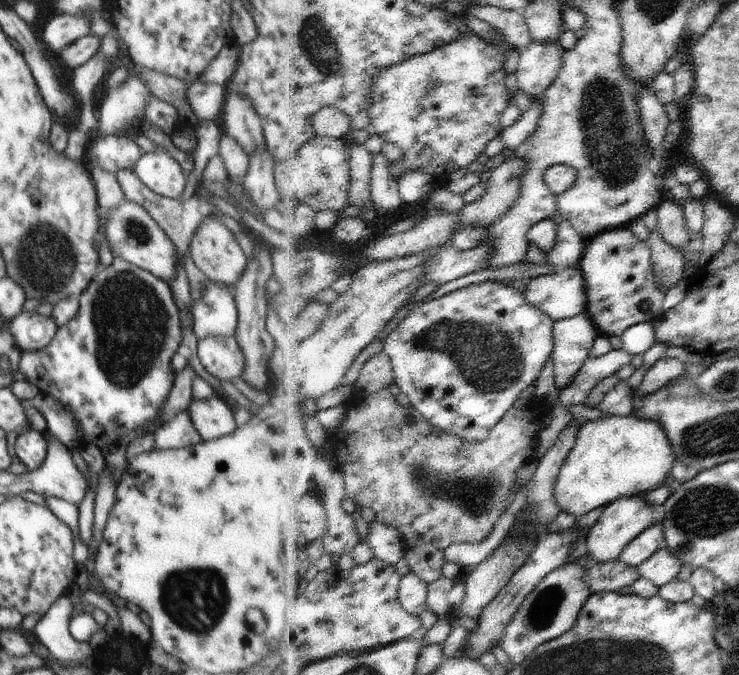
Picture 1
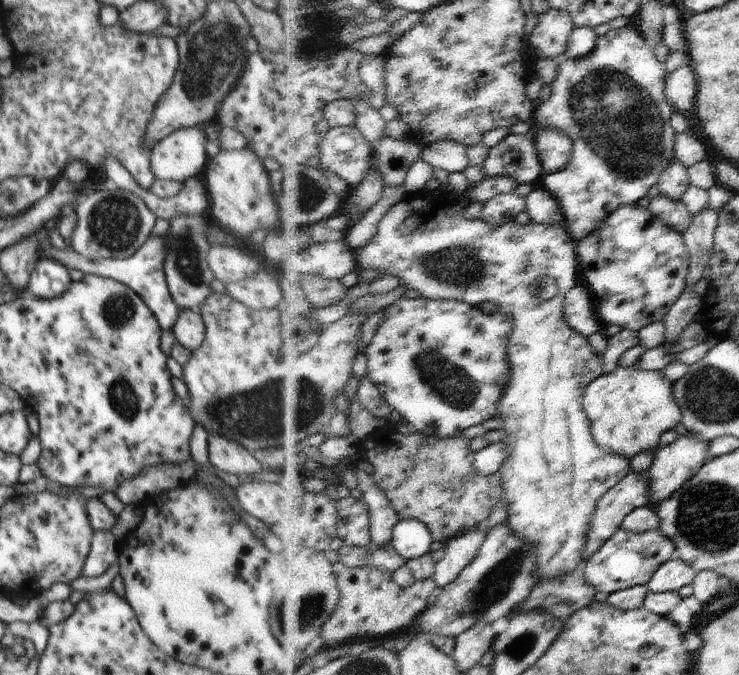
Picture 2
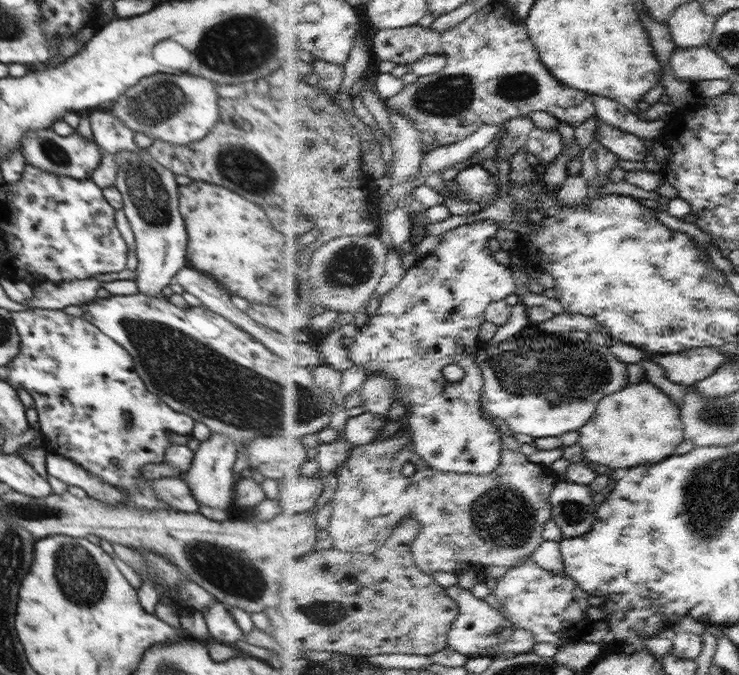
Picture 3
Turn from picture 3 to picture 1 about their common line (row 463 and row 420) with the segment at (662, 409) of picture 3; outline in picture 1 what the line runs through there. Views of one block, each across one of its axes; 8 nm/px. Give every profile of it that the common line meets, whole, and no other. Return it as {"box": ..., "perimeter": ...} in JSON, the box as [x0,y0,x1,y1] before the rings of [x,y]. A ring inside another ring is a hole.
{"box":[556,415,677,516],"perimeter":[[[606,415],[602,420],[586,422],[577,435],[577,444],[563,467],[556,497],[563,511],[577,516],[590,514],[616,500],[644,495],[666,484],[672,475],[677,453],[669,433],[656,420],[632,415]]]}

